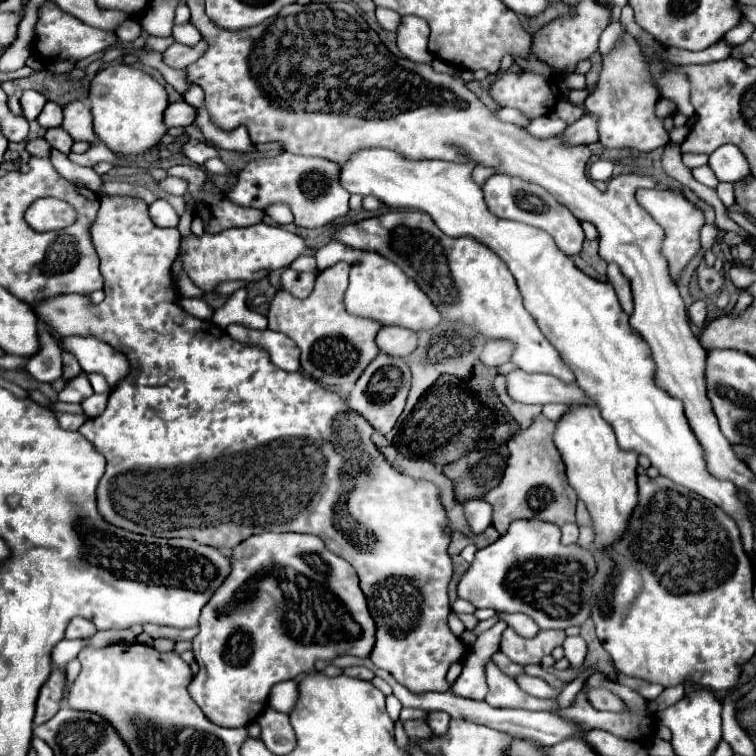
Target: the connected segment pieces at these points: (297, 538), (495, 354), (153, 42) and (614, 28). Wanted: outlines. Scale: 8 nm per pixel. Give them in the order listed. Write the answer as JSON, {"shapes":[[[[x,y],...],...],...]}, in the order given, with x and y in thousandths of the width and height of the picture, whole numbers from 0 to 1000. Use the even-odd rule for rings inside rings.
{"shapes":[[[[354,704],[331,709],[310,725],[304,762],[265,812],[265,836],[254,847],[254,862],[267,886],[251,905],[251,921],[283,958],[317,963],[349,942],[354,915],[365,902],[413,889],[418,873],[439,876],[455,865],[487,870],[495,852],[497,823],[492,823],[484,788],[474,775],[474,759],[458,741],[439,733],[413,706]],[[407,743],[423,743],[423,759]]],[[[648,450],[638,463],[635,476],[643,484],[661,484],[672,479],[675,471],[677,471],[677,455],[672,455],[672,450]]],[[[196,48],[193,50],[193,63],[196,66],[204,66],[204,69],[217,69],[222,61],[228,58],[228,50],[222,48],[222,50],[209,50],[209,48]]],[[[817,26],[817,29],[810,29],[810,32],[796,42],[796,48],[794,48],[794,71],[796,71],[796,74],[807,71],[807,69],[812,66],[812,61],[817,58],[817,53],[820,53],[823,45],[828,45],[825,32],[823,32],[820,26]]]]}

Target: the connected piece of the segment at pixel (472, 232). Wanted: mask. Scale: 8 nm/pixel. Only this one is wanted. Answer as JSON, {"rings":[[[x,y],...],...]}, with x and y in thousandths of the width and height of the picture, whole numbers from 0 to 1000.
{"rings":[[[481,196],[476,201],[468,201],[466,209],[450,220],[450,243],[463,254],[463,257],[476,257],[476,259],[497,259],[503,267],[508,267],[516,275],[529,275],[529,278],[556,278],[571,286],[577,299],[603,315],[603,312],[627,312],[632,320],[643,323],[648,331],[653,331],[675,354],[677,365],[685,373],[688,389],[693,394],[693,407],[704,415],[709,423],[712,434],[717,442],[725,447],[725,452],[741,466],[743,476],[754,484],[754,489],[762,497],[762,505],[767,513],[788,529],[788,537],[796,545],[796,553],[812,566],[815,579],[820,593],[825,595],[841,595],[844,601],[852,601],[860,606],[862,616],[873,622],[876,630],[892,635],[894,640],[902,640],[913,646],[915,651],[923,651],[934,661],[950,667],[963,683],[971,683],[981,720],[987,733],[996,741],[997,720],[997,688],[992,685],[989,667],[976,659],[976,646],[963,638],[942,630],[934,619],[931,608],[931,595],[926,593],[926,585],[921,582],[918,571],[913,571],[913,561],[905,550],[905,537],[899,529],[884,524],[876,513],[868,511],[865,505],[865,476],[860,468],[857,455],[852,455],[852,447],[833,431],[831,418],[820,407],[820,399],[815,397],[812,381],[804,373],[791,373],[772,360],[767,360],[754,339],[743,336],[730,312],[714,302],[690,296],[690,294],[677,294],[677,291],[664,291],[653,286],[638,262],[635,246],[624,238],[624,226],[631,218],[628,214],[590,214],[590,212],[540,212],[529,201],[508,198],[508,196]]]}

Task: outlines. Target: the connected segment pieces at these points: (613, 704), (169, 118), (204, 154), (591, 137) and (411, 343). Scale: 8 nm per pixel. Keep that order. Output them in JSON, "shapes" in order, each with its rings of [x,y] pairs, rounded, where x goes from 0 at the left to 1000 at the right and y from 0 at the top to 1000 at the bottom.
{"shapes":[[[[772,910],[778,929],[788,937],[788,939],[804,939],[804,942],[825,942],[828,931],[820,921],[815,921],[810,913],[802,910]]],[[[243,132],[230,135],[220,143],[217,151],[217,161],[222,164],[222,169],[228,167],[251,167],[259,159],[259,143]]],[[[259,185],[246,188],[243,196],[241,196],[241,201],[243,201],[254,214],[259,214],[259,217],[265,217],[265,220],[267,220],[272,212],[288,206],[288,198],[286,198],[283,193],[272,190],[272,188],[259,188]]],[[[772,151],[765,161],[754,164],[746,172],[746,185],[751,185],[751,190],[783,190],[791,188],[791,175],[788,175],[788,156],[783,151]]],[[[508,431],[497,444],[500,460],[516,471],[540,471],[550,463],[553,442],[529,431]]]]}

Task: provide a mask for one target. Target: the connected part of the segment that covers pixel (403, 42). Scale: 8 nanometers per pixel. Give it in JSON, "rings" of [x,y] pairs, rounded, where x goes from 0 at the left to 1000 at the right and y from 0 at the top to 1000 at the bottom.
{"rings":[[[532,21],[524,40],[524,58],[529,69],[545,82],[569,82],[574,74],[566,69],[566,48],[569,37],[563,26],[553,21]]]}

